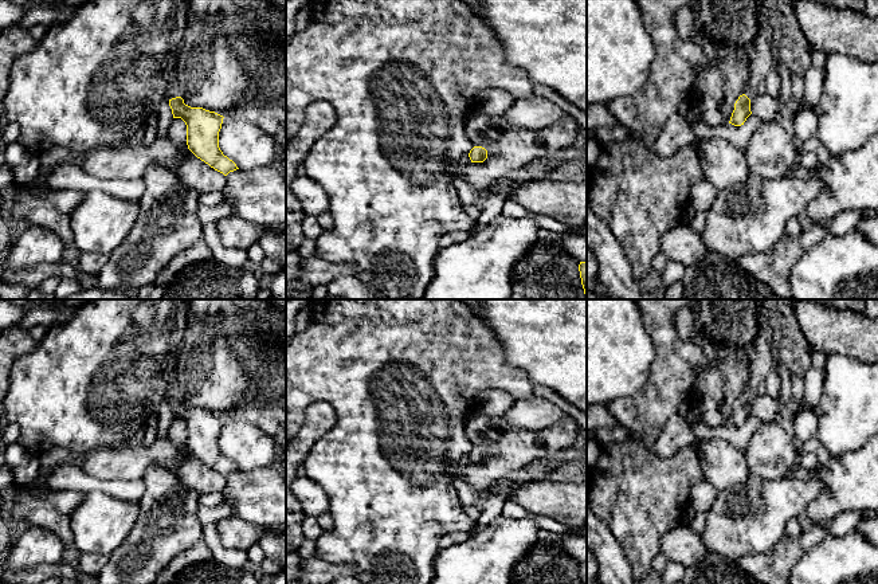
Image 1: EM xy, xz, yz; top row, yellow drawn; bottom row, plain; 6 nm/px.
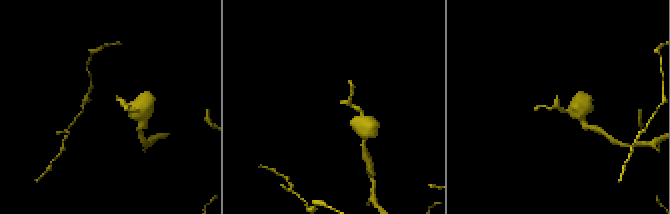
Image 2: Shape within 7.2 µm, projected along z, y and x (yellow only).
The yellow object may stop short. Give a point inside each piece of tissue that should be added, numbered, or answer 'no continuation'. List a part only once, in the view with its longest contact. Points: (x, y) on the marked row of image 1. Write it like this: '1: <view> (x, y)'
1: xy (173, 90)

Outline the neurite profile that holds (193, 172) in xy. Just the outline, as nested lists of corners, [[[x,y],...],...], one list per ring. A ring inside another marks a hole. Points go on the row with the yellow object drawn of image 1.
[[[193,153],[180,161],[172,171],[185,185],[196,189],[200,195],[223,192],[227,179]]]

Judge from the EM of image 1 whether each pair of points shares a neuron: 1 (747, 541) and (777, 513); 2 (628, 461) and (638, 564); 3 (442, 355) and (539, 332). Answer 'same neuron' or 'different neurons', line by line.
1: same neuron
2: same neuron
3: different neurons

